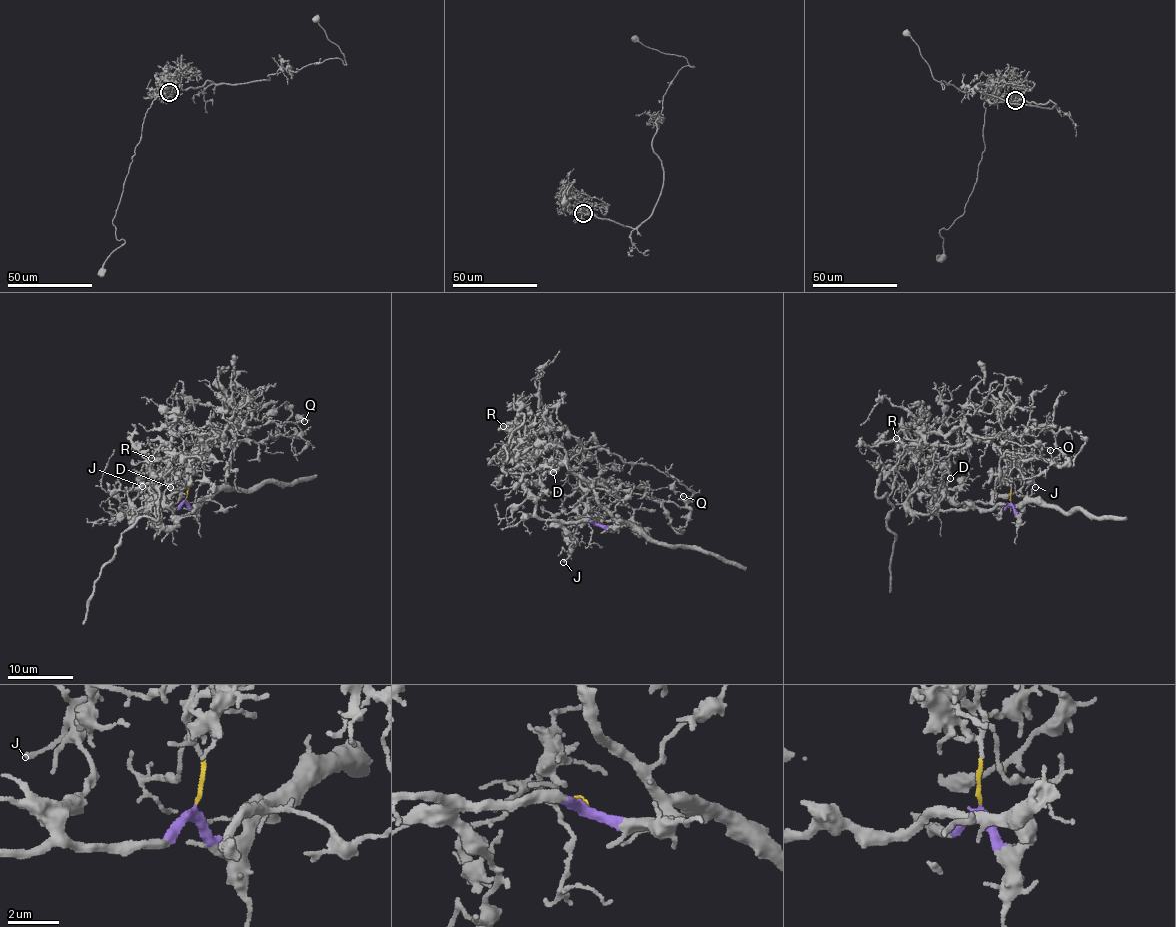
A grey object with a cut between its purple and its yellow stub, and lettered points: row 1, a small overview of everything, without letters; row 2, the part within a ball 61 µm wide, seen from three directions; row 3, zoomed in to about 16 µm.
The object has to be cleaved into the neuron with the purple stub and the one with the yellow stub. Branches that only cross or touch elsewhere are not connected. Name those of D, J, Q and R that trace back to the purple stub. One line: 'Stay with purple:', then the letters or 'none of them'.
Stay with purple: J

